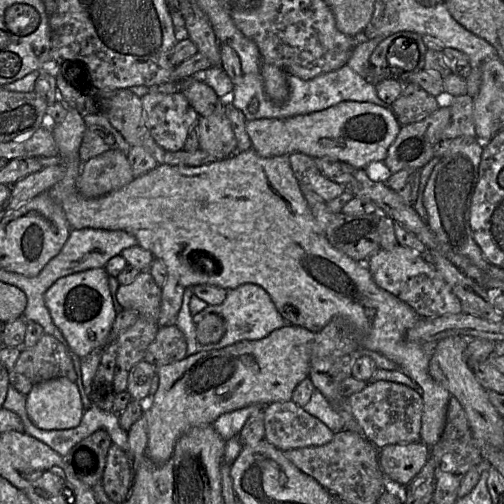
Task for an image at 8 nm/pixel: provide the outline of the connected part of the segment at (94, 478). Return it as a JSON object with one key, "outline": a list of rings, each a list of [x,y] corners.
{"outline":[[[98,430],[84,438],[63,457],[75,476],[90,487],[101,483],[108,450],[112,442],[105,430]]]}

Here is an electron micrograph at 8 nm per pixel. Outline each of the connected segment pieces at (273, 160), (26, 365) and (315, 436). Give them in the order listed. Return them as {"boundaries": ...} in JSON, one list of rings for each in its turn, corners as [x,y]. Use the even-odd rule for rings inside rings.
{"boundaries":[[[[252,148],[243,152],[235,152],[234,154],[218,159],[211,163],[200,166],[179,166],[158,164],[149,172],[134,178],[131,182],[122,188],[115,190],[107,195],[98,198],[83,198],[79,196],[76,191],[74,194],[67,196],[62,202],[62,208],[65,218],[71,229],[93,228],[101,230],[123,230],[133,235],[137,240],[137,245],[149,250],[155,259],[159,259],[165,265],[167,270],[166,281],[161,288],[161,304],[159,314],[160,326],[168,326],[175,324],[175,320],[182,305],[183,293],[185,288],[194,287],[199,284],[208,284],[218,286],[224,289],[233,289],[242,284],[253,283],[262,287],[271,297],[272,302],[283,316],[287,323],[301,326],[312,332],[318,332],[325,327],[334,317],[343,317],[348,320],[358,333],[358,342],[361,347],[369,350],[379,352],[388,359],[395,362],[399,369],[407,376],[417,382],[420,386],[419,393],[423,399],[422,419],[421,419],[421,442],[424,442],[429,447],[436,444],[444,430],[448,402],[451,397],[450,392],[441,384],[432,378],[429,374],[429,363],[431,359],[431,352],[422,345],[412,343],[406,340],[405,335],[409,328],[411,328],[417,319],[420,317],[415,310],[404,301],[392,293],[380,288],[374,281],[366,261],[356,261],[340,250],[333,247],[325,237],[323,230],[317,224],[306,199],[301,191],[300,185],[292,171],[289,161],[289,155],[275,156],[265,158],[258,155]],[[198,255],[200,262],[193,263],[192,256]],[[288,307],[293,307],[294,312],[290,312]]],[[[43,334],[34,346],[22,348],[14,367],[8,372],[9,385],[25,396],[38,383],[61,377],[75,383],[77,378],[68,350],[60,341],[48,334]]],[[[292,400],[273,402],[262,410],[264,439],[282,451],[322,446],[330,442],[335,434]]]]}

